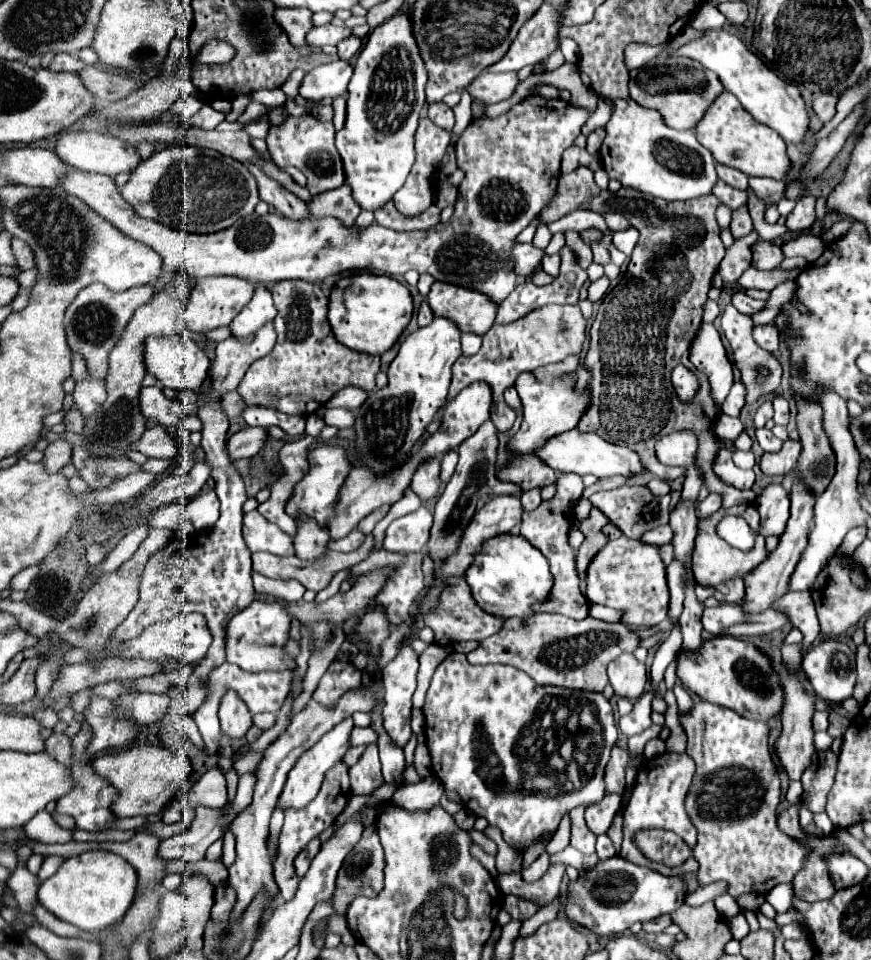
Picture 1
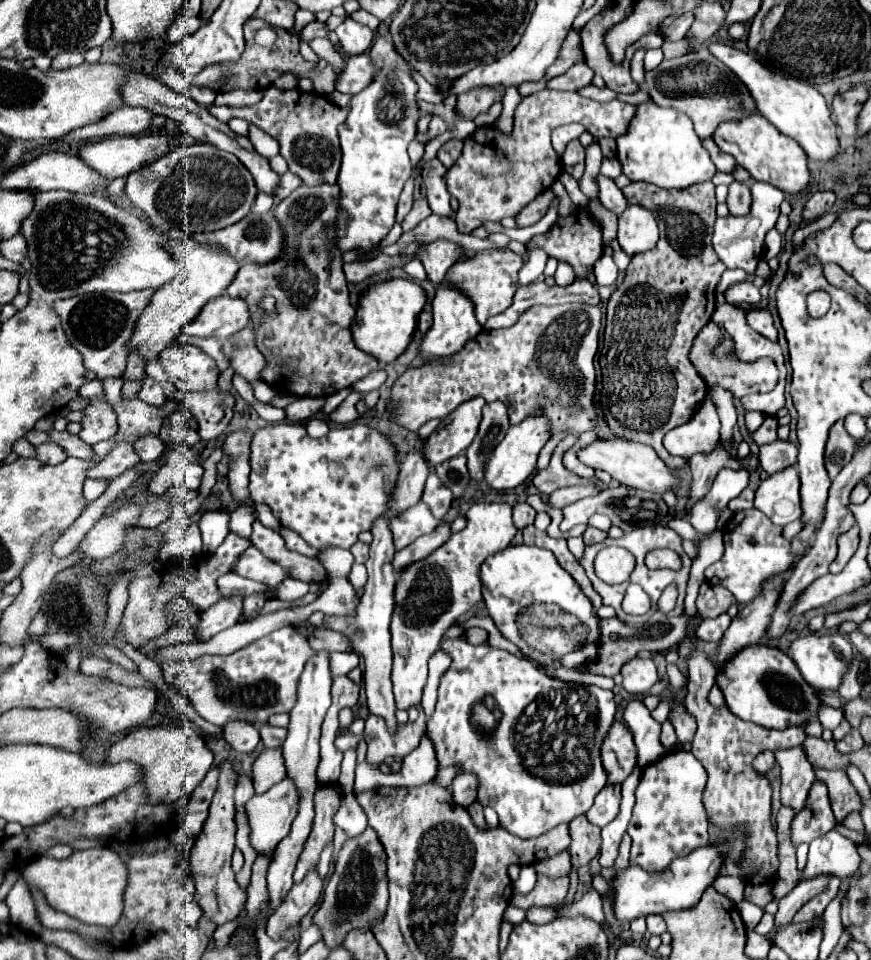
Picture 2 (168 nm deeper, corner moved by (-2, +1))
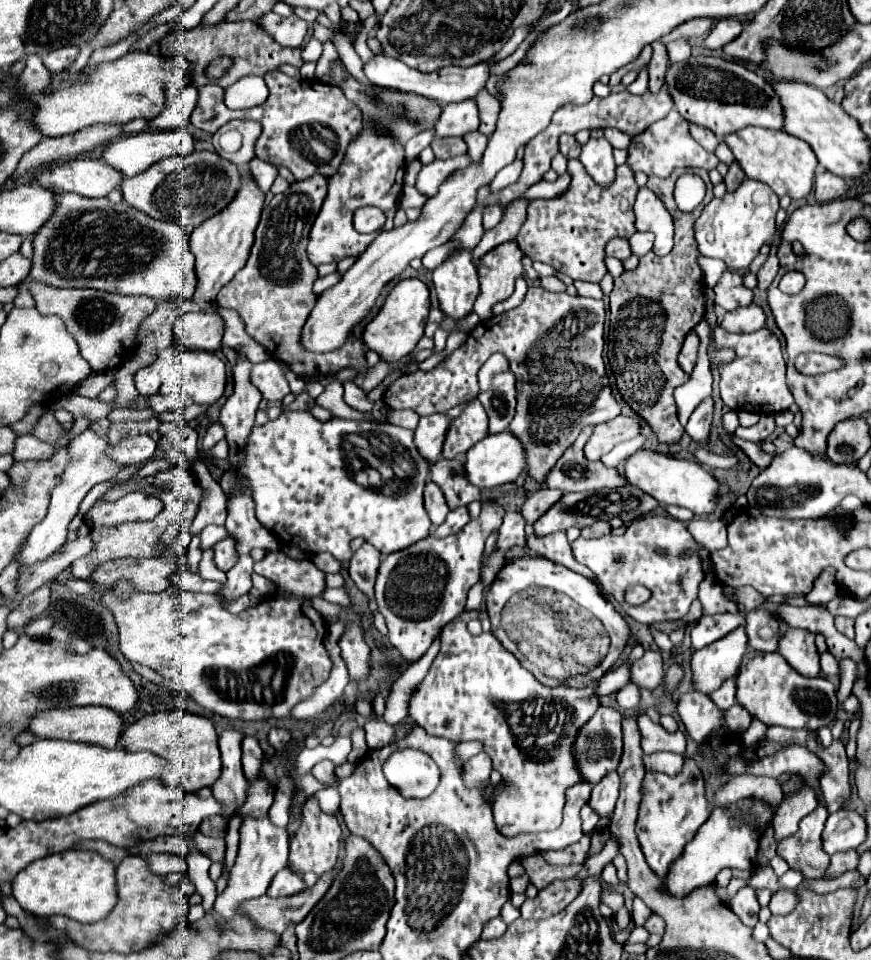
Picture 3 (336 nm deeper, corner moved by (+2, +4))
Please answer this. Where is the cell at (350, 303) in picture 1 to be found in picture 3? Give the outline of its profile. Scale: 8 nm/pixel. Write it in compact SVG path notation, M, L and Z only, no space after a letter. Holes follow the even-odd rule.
M404 279L400 281L390 295L386 297L380 313L366 325L364 343L368 349L380 353L382 361L398 363L402 357L414 351L416 343L424 335L424 325L430 313L430 291L420 279Z

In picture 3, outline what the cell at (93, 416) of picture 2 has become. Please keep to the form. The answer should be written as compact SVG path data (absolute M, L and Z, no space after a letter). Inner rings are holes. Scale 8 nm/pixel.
M86 429L84 433L80 433L70 445L68 445L68 453L70 453L70 463L68 463L68 469L64 471L64 477L60 481L60 485L56 485L56 489L52 489L52 499L50 499L50 507L48 507L48 515L44 517L44 521L40 521L32 533L28 535L28 541L26 541L26 549L22 551L20 555L20 565L32 565L36 561L42 561L46 559L48 555L52 555L56 549L60 549L66 541L66 535L68 535L68 523L70 519L78 513L78 505L80 501L86 497L86 493L102 483L102 481L108 481L112 479L118 471L120 471L120 465L114 463L112 459L106 457L104 453L106 449L106 437L100 437L96 435L94 431Z

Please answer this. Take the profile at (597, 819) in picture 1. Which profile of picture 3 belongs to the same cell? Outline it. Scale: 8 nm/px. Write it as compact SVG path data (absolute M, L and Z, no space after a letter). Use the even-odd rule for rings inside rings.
M610 771L598 785L594 785L590 805L598 811L600 817L612 815L614 803L618 799L618 787L620 787L620 777L616 771Z

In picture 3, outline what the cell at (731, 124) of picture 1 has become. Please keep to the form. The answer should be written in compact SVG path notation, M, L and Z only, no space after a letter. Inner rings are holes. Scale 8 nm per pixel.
M746 127L740 133L726 137L736 161L744 169L746 177L766 183L778 197L790 195L792 199L804 199L814 187L814 169L818 159L810 145L786 131L768 131L760 127Z

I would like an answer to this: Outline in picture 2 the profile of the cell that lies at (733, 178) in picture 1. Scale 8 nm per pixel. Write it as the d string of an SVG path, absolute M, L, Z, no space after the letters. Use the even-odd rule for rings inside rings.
M712 138L702 140L702 144L704 144L704 146L708 146L710 158L712 158L712 162L716 164L716 168L718 168L720 172L728 172L728 174L732 174L732 172L734 172L734 168L736 168L736 160L734 160L732 156L728 156L728 154L720 152L720 148L714 144L714 140L712 140Z

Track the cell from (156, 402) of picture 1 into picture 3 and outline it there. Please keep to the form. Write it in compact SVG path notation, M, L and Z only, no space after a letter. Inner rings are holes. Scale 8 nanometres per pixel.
M152 363L148 367L142 367L134 375L134 381L136 381L136 389L138 389L140 395L144 395L144 397L156 395L158 389L160 389L160 385L162 385L162 373L160 373L158 363Z

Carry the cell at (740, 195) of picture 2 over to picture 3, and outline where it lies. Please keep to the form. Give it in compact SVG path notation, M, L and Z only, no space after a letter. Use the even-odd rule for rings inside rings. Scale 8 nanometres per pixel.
M734 161L734 163L730 165L730 169L728 169L726 177L724 177L724 183L726 183L728 191L736 191L736 189L738 189L738 185L742 183L742 179L744 179L744 171L742 171L742 169L740 169L740 165Z

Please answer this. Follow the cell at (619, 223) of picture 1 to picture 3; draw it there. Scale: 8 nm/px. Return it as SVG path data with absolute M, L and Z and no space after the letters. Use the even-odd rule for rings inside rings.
M604 137L590 139L586 145L582 145L580 161L598 185L606 187L614 181L616 163L612 157L612 145L608 145L608 141L604 141Z

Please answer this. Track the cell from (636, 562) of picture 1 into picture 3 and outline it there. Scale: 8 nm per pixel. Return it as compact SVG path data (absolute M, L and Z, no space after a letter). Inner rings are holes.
M668 515L636 519L628 525L624 535L604 535L600 539L578 537L572 543L572 551L574 557L596 575L600 589L616 599L618 609L644 625L682 619L698 597L698 585L704 581L704 569L698 555L700 545L686 529L686 523ZM686 549L692 549L688 559L682 557ZM630 585L644 585L650 589L650 599L640 605L626 603L624 593Z

